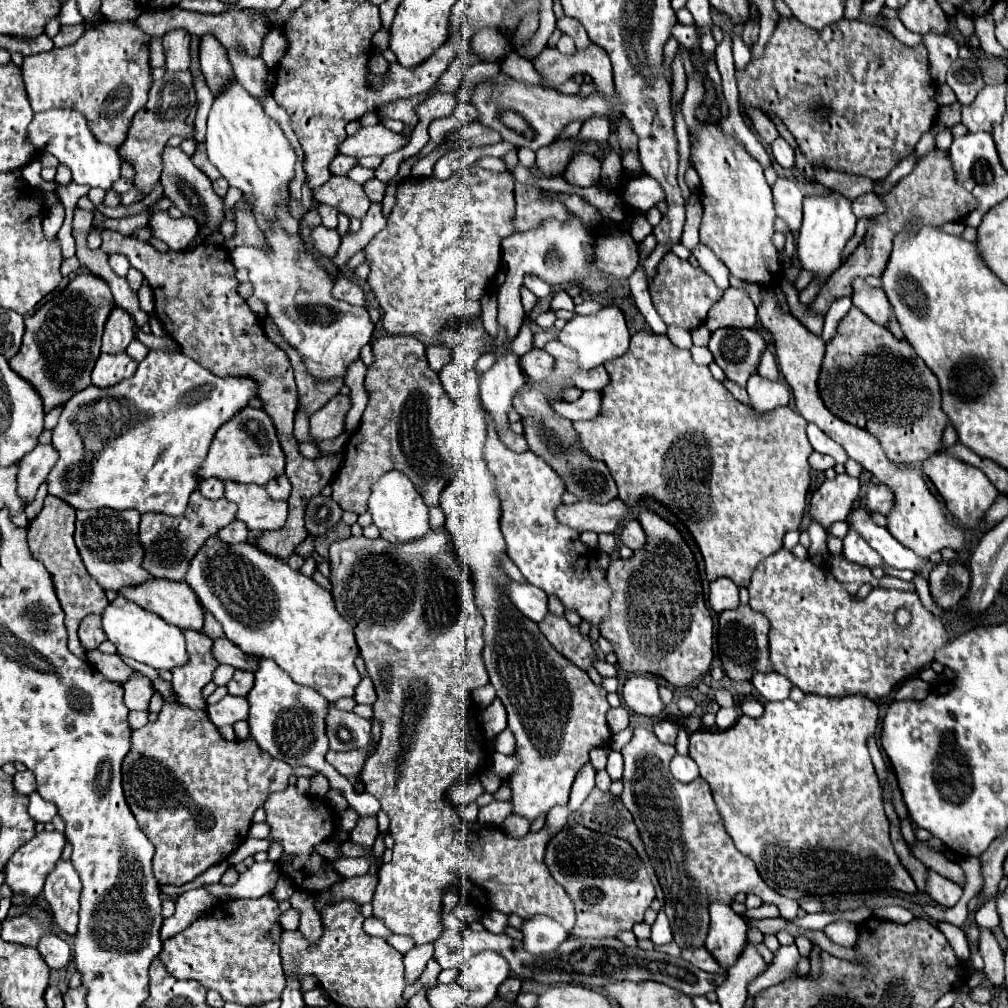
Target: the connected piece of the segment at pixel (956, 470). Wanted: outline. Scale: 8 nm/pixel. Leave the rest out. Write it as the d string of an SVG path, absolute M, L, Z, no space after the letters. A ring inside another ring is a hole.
M938 450L936 454L932 454L930 458L922 462L922 470L924 474L934 482L938 494L944 498L946 508L966 526L974 528L982 522L984 512L992 506L992 502L998 498L998 490L994 488L994 484L990 484L990 480L984 476L982 470L950 456L946 450Z

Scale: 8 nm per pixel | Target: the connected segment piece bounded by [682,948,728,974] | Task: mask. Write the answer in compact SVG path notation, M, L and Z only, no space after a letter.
M700 948L700 950L682 950L682 958L692 962L694 966L698 966L700 970L706 970L706 972L712 972L712 974L726 974L728 972L706 948Z

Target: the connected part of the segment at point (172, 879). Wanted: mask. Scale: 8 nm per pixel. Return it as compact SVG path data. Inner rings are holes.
M164 702L156 722L132 732L130 752L122 764L122 784L140 830L156 846L152 868L158 884L182 888L210 866L224 862L234 852L234 840L236 848L246 840L254 812L272 792L288 788L291 775L311 777L316 773L304 766L293 768L282 760L274 760L254 740L224 740L206 710L192 710L180 702Z

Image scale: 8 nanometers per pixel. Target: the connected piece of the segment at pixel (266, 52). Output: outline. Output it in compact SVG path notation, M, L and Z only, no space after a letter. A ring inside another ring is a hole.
M272 28L272 30L264 36L264 40L262 40L260 56L262 56L262 60L264 60L270 68L274 68L274 66L280 62L282 54L286 52L286 46L288 46L288 42L286 42L282 30L280 30L280 28Z

